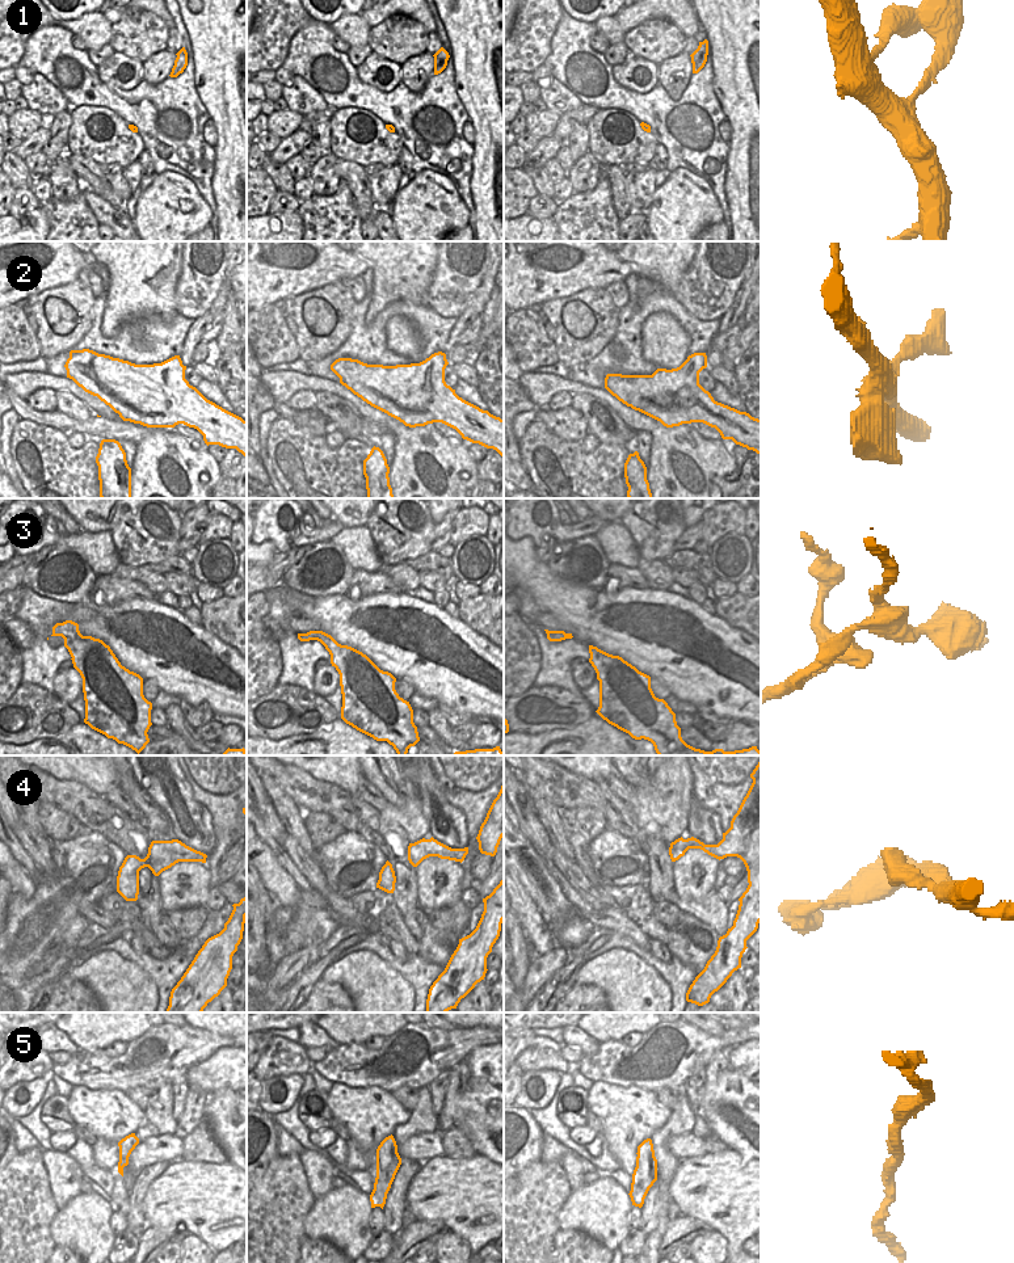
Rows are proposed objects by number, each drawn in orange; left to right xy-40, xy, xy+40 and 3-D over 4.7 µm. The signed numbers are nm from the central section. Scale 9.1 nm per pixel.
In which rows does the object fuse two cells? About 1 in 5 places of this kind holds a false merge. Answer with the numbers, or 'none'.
3

